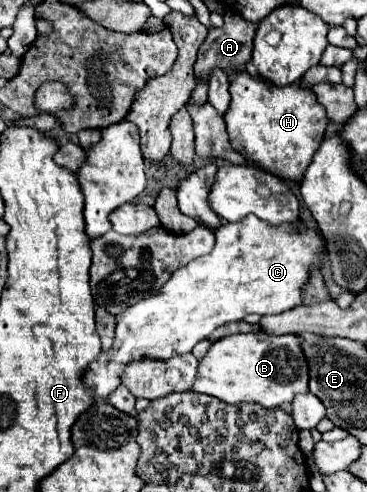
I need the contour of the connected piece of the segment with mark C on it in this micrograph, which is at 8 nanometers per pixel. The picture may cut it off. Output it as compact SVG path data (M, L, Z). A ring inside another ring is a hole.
M250 215L238 223L224 223L216 231L216 245L208 255L202 255L190 265L172 273L170 281L156 293L144 301L138 301L126 309L126 313L118 313L116 317L116 337L114 345L108 353L100 353L96 361L88 365L88 371L82 373L86 389L94 391L94 401L106 401L106 397L122 383L120 377L128 363L138 359L160 359L166 361L174 355L190 353L192 347L206 339L216 327L240 321L248 313L258 315L276 315L286 309L294 309L302 303L300 289L308 281L308 269L318 267L320 255L326 249L326 241L318 229L294 229L290 223L286 225L268 225L266 221Z

